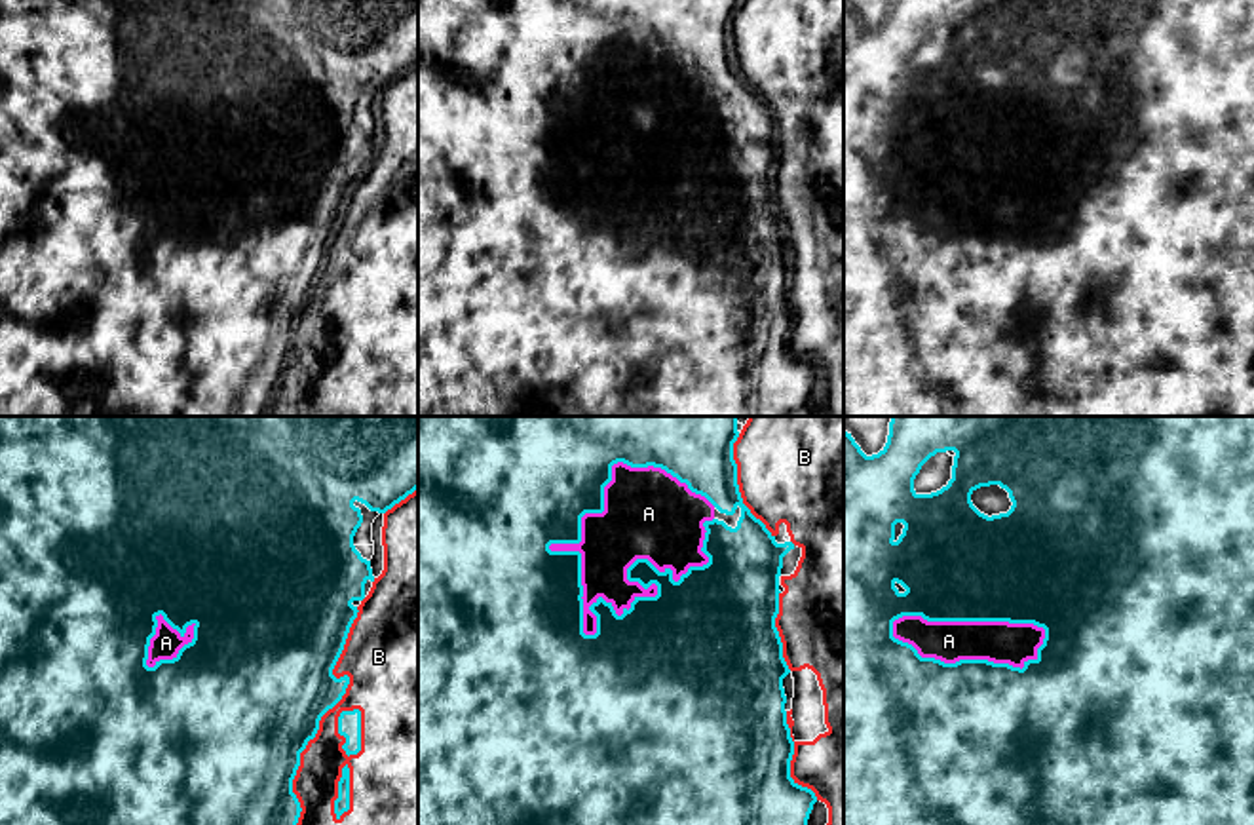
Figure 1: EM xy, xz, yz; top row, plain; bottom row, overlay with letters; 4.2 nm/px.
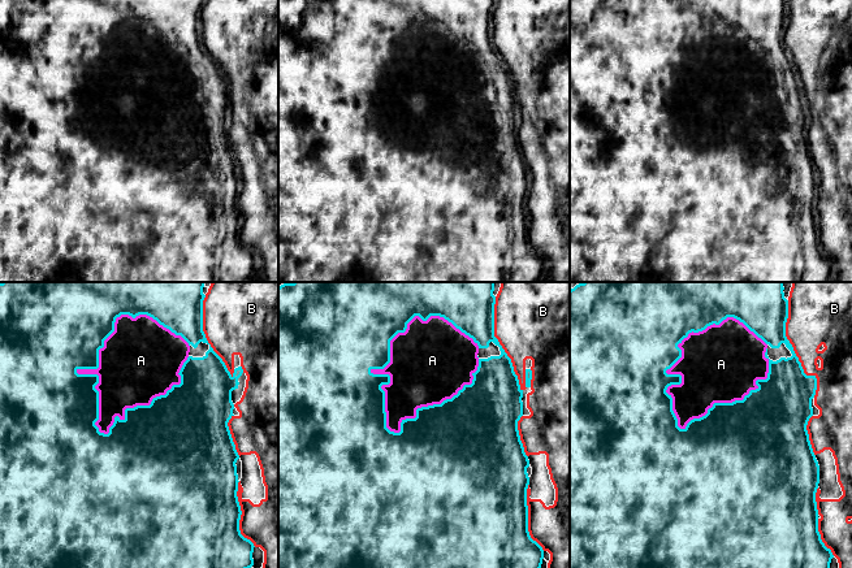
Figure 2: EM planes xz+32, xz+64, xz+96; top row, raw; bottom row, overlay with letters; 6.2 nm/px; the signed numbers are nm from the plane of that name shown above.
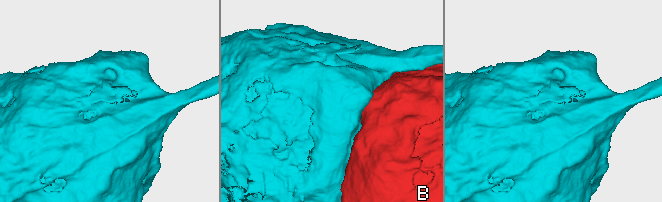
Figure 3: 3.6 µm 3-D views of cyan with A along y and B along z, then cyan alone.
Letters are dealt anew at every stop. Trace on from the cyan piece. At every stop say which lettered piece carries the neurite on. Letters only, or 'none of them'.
A

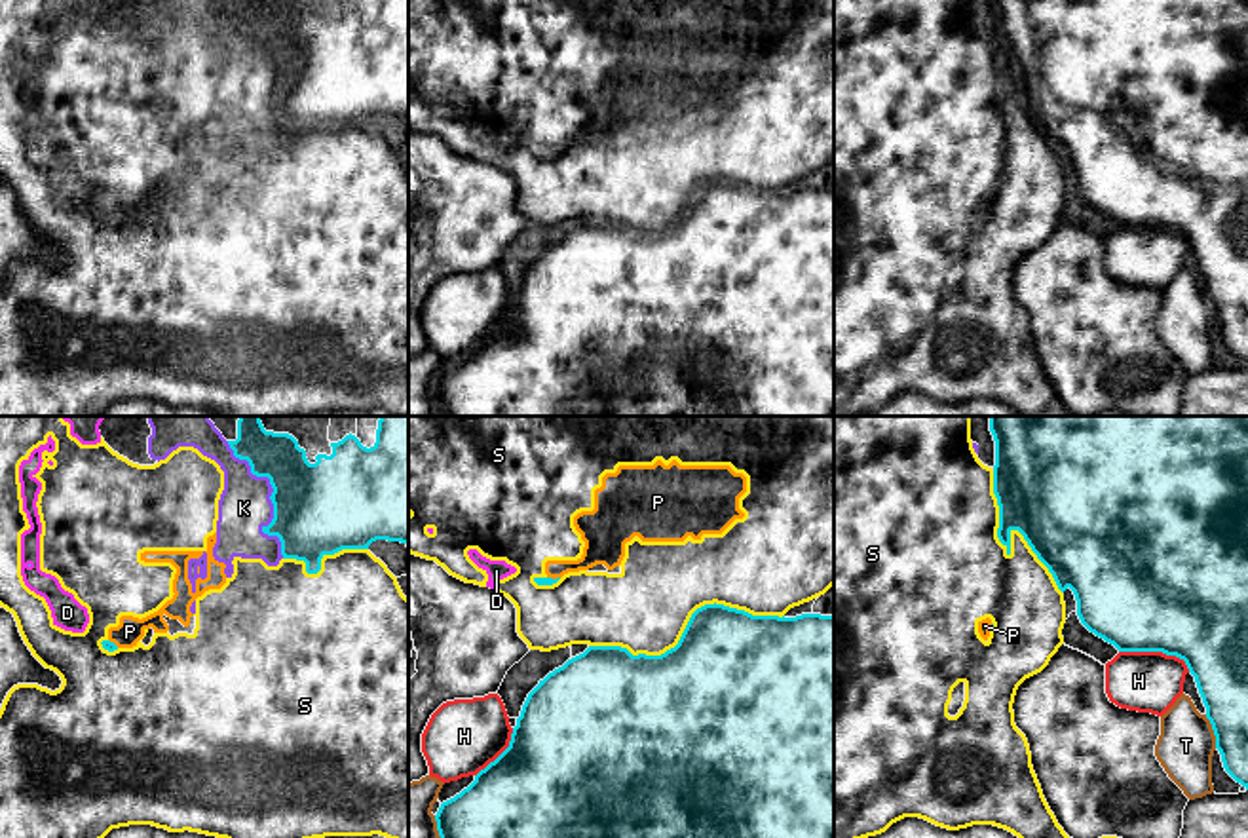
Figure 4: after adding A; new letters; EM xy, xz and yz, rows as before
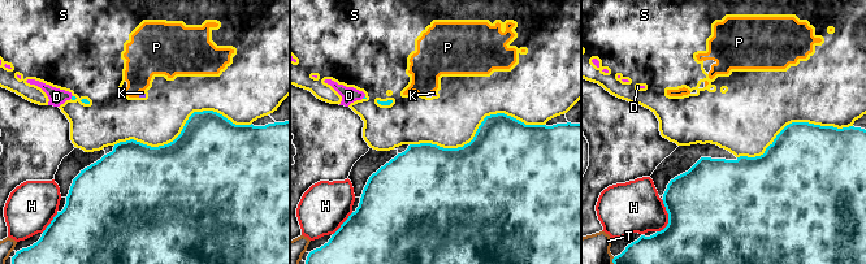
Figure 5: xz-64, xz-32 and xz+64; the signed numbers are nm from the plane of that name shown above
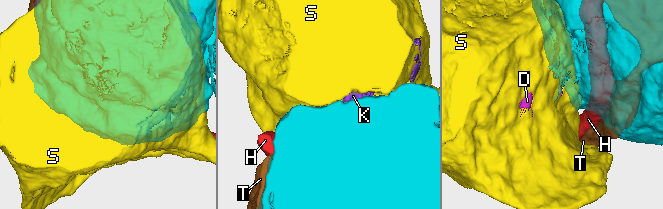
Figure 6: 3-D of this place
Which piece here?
none of them

